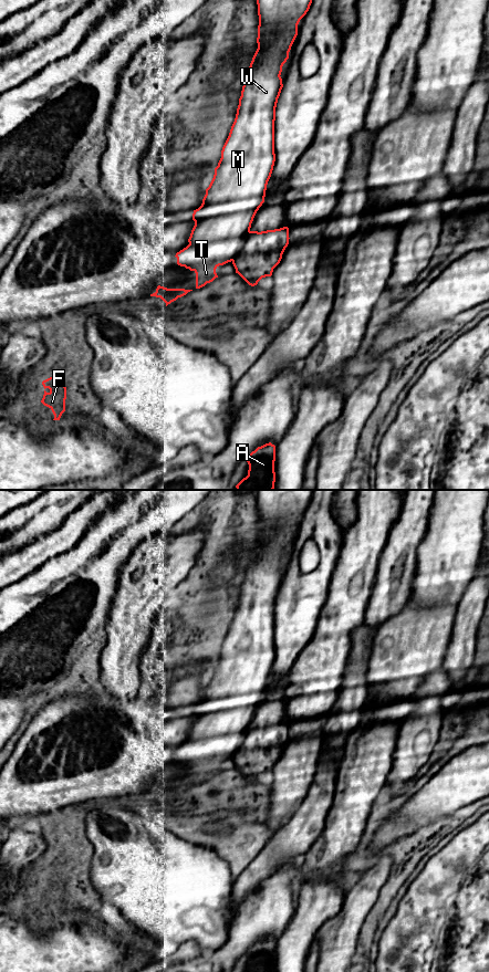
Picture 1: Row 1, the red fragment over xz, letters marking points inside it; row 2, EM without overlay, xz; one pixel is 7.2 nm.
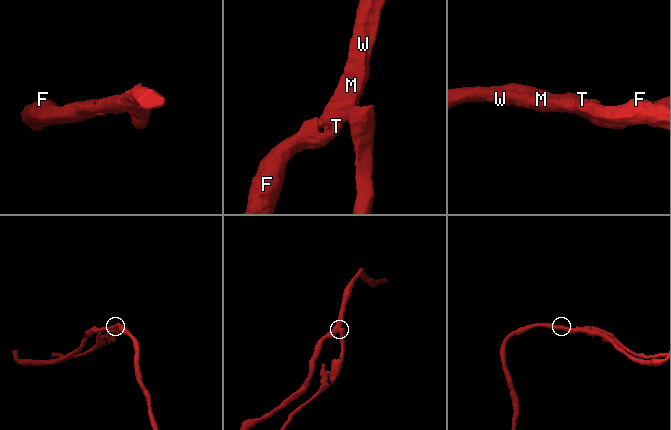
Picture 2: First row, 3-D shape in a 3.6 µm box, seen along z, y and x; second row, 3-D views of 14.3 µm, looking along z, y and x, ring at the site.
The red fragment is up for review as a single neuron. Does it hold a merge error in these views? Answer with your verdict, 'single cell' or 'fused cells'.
fused cells

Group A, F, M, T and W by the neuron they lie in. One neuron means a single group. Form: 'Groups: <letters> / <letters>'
Groups: A / F M T W

